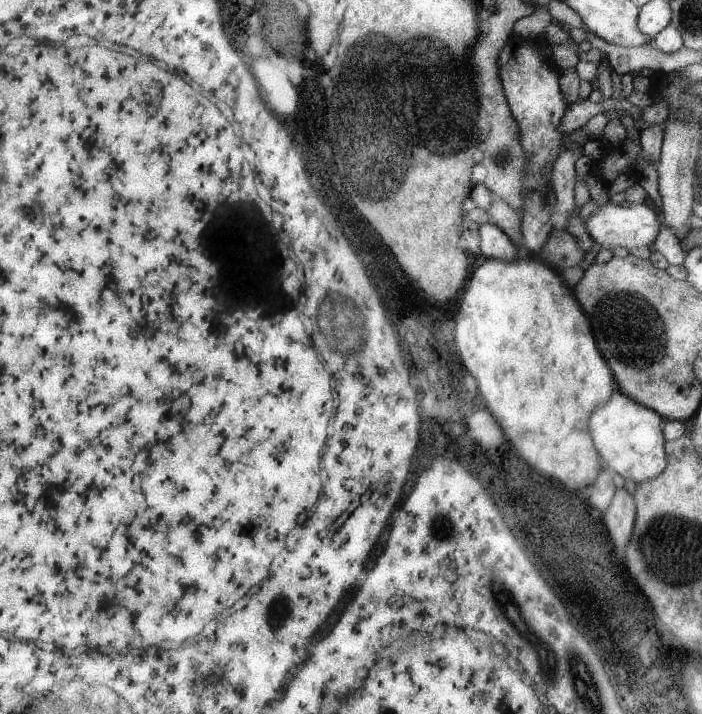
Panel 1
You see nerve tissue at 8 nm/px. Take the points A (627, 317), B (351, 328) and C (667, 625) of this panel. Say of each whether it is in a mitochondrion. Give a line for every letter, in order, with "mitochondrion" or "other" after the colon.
A: mitochondrion
B: mitochondrion
C: other

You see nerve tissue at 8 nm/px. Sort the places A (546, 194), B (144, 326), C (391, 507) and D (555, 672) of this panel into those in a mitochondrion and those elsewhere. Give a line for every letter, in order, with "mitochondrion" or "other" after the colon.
A: other
B: other
C: other
D: mitochondrion

